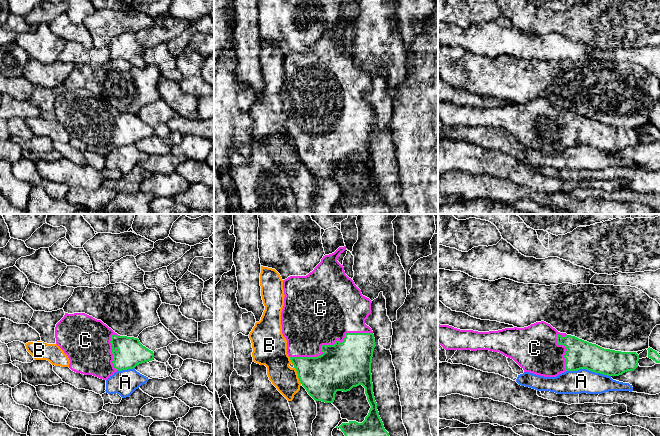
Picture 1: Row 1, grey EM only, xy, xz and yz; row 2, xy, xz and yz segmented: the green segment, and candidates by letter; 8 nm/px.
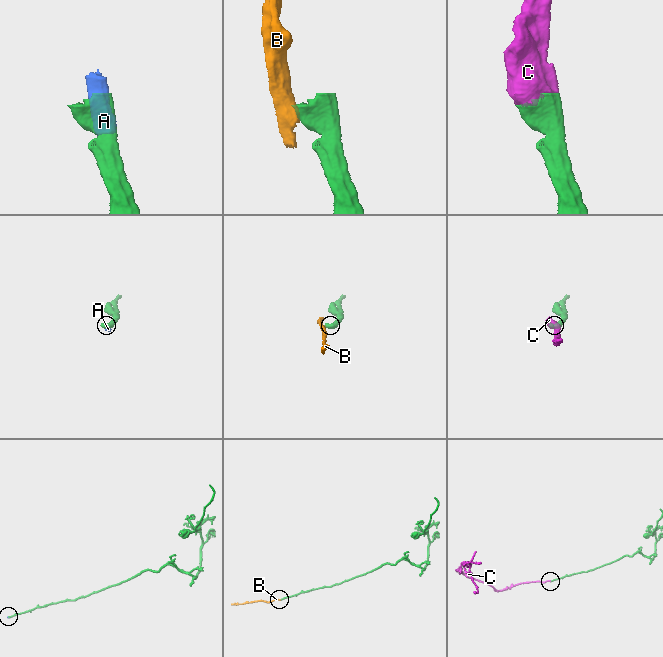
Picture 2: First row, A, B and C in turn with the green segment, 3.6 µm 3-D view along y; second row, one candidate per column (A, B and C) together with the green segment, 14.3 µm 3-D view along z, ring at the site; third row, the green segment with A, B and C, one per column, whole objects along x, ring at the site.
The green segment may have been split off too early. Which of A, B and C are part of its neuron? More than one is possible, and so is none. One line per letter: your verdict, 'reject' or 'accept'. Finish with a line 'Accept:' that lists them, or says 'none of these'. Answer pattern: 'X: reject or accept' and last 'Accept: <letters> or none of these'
A: reject
B: reject
C: accept
Accept: C

